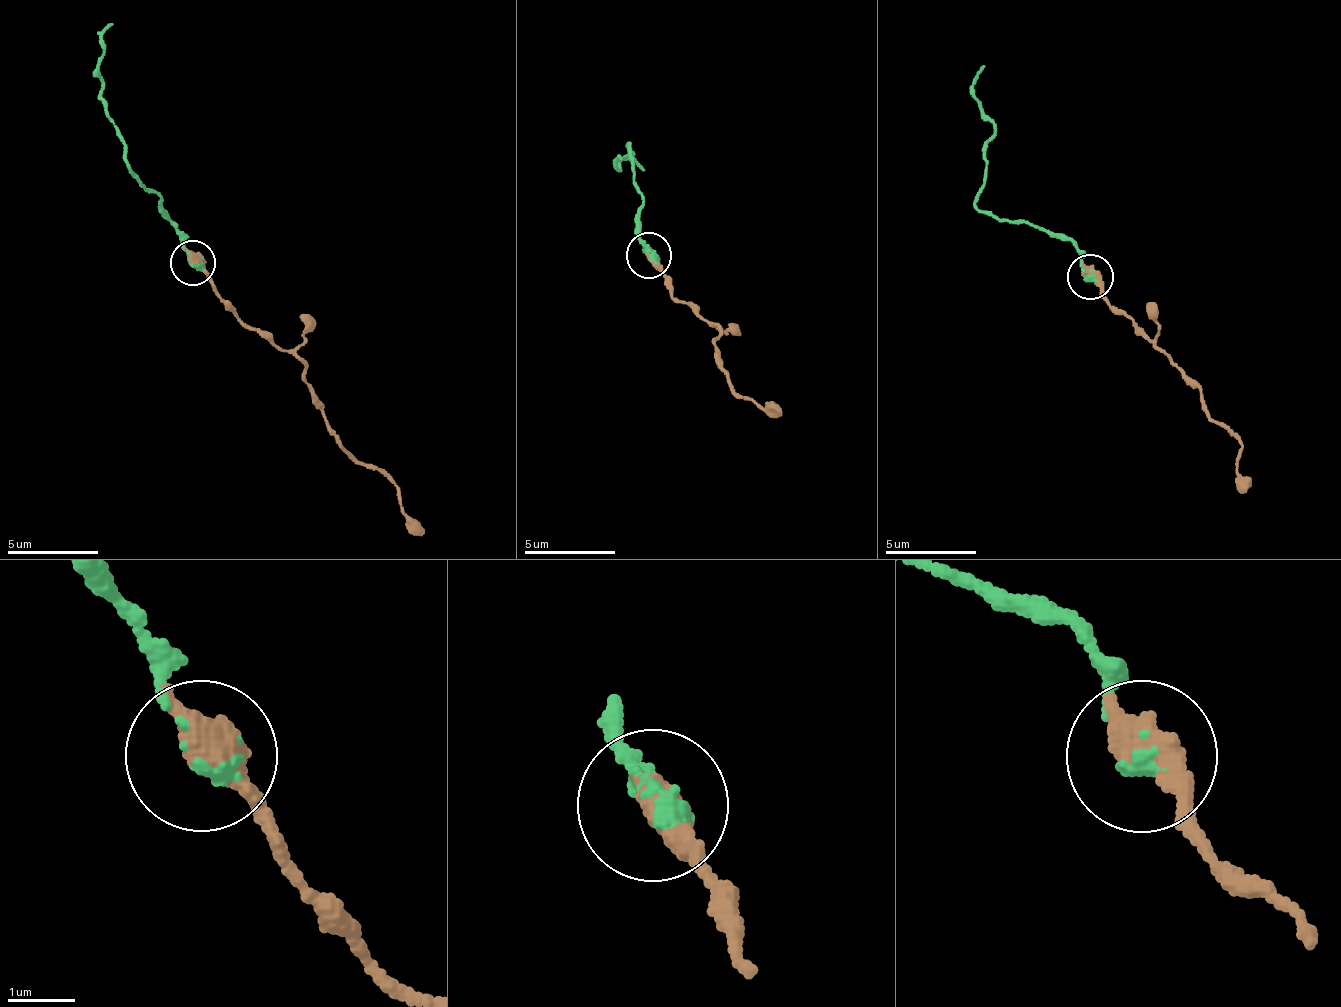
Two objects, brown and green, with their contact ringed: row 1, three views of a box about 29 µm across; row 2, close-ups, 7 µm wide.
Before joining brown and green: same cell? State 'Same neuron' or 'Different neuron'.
Same neuron

